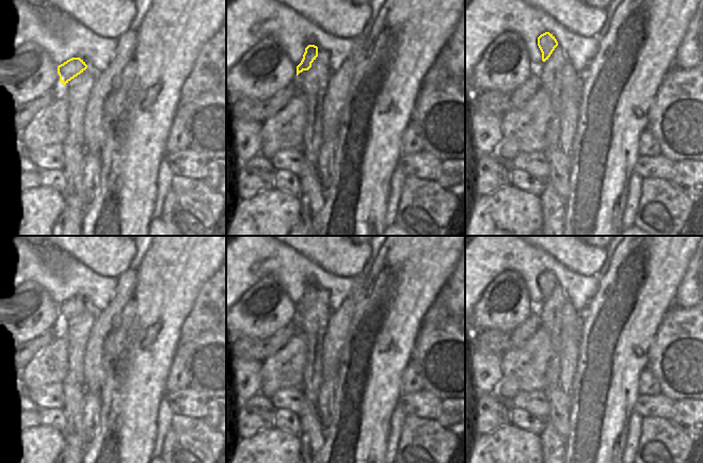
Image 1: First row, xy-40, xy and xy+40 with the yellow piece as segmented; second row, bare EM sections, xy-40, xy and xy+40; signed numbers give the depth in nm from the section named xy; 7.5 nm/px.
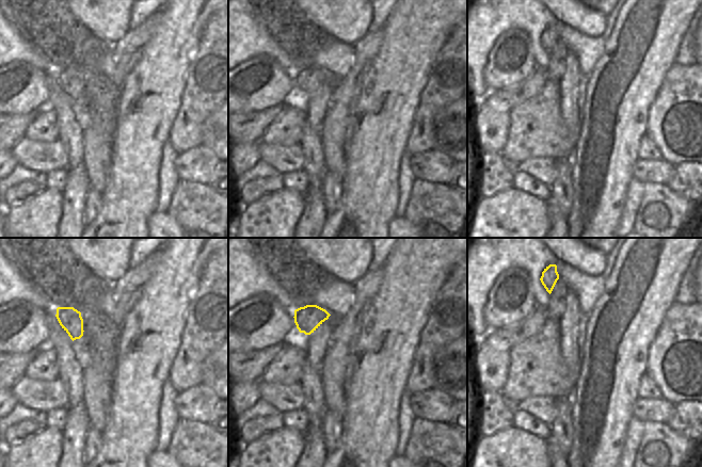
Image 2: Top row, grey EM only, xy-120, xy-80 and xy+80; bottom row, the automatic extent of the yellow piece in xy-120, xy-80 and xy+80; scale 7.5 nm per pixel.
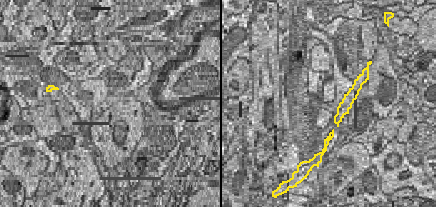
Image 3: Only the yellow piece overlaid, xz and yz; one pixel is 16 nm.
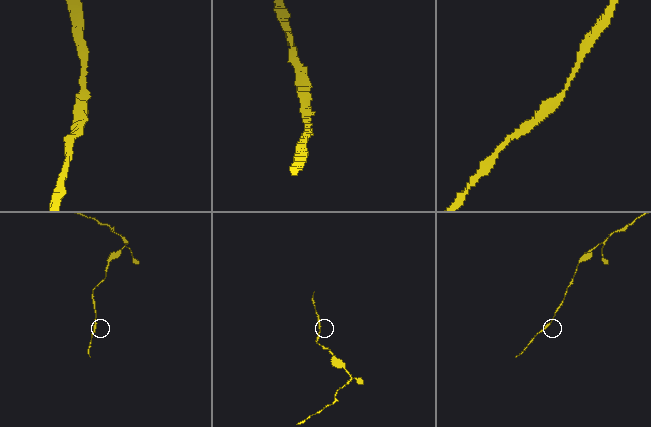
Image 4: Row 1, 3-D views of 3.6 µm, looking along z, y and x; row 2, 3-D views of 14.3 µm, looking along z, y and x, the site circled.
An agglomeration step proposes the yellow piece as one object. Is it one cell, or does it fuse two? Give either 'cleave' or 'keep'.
keep

